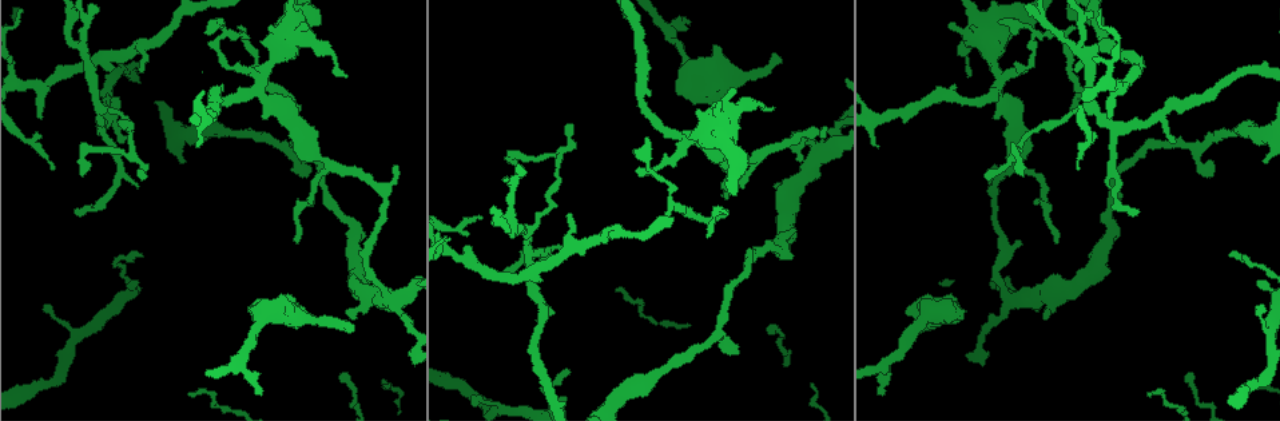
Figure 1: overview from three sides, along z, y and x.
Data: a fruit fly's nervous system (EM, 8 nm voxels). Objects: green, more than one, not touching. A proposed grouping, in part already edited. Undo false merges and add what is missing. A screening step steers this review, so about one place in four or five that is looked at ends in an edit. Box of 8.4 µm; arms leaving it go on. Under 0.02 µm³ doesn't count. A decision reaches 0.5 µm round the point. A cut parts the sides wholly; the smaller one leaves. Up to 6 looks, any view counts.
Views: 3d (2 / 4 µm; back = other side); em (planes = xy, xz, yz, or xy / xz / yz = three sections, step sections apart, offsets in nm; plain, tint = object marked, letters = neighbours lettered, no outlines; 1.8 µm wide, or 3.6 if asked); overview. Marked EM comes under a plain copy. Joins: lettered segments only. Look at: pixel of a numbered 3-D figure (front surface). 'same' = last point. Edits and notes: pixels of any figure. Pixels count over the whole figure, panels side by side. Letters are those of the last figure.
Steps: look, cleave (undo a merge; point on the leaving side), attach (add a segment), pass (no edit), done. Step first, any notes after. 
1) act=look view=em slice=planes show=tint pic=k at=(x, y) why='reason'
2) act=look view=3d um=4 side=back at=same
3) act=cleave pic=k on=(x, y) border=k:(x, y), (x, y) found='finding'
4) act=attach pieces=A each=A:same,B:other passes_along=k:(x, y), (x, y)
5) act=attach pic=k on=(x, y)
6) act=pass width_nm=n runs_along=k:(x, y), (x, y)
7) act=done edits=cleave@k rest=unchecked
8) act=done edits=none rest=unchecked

act=look view=em slice=planes show=letters pic=1 at=(390, 296) why='abrupt turn'

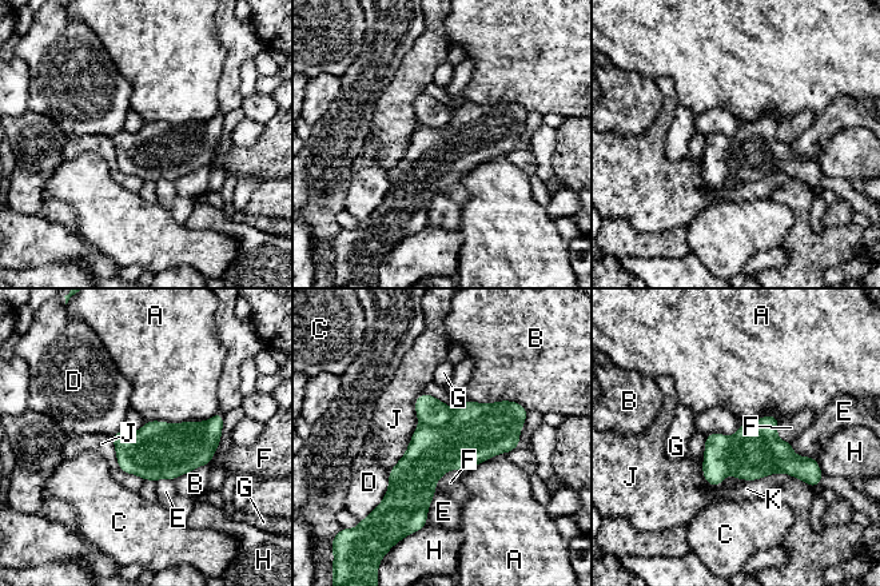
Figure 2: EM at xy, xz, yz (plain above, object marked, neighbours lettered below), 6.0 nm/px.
act=cleave pic=2 on=(477, 431) each=A:other,B:other,C:other,D:other,E:other,F:other,G:other,H:other,J:other,K:other part_leaving=2:(520, 418), (441, 449), (389, 497) found='a second neuron is stuck on'

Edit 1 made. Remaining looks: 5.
act=look view=overview why='see it whole again'

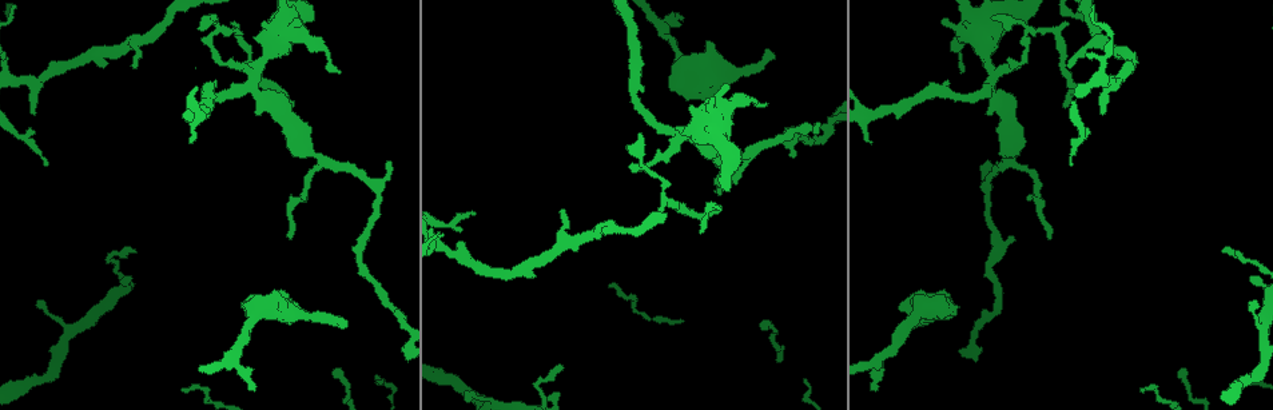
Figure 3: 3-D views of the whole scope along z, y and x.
act=look view=em slice=planes show=letters pic=3 at=(340, 320) why='tapers out'

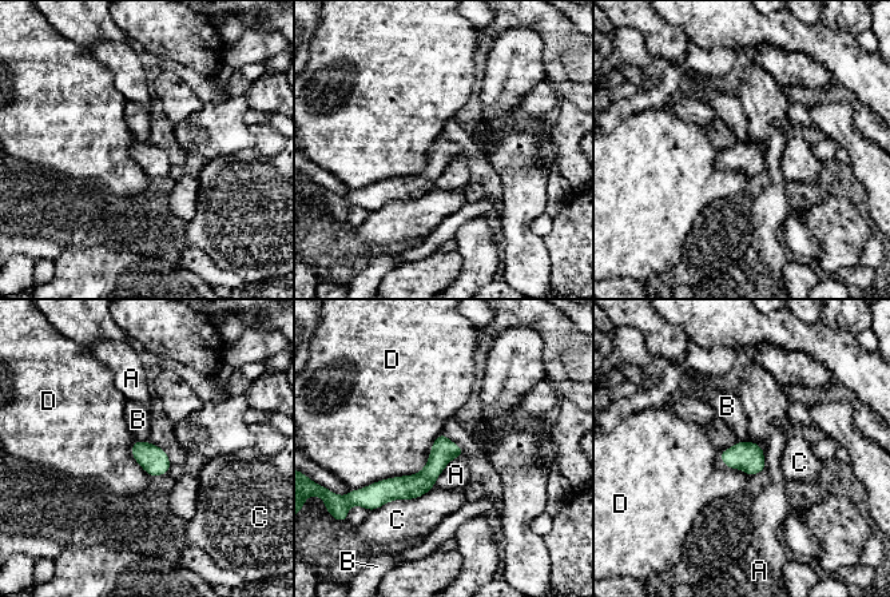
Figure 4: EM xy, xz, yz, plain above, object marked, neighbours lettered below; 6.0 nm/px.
act=pass each=A:other,B:other,C:other,D:other border=4:(463, 456), (447, 465), (433, 486) found='no lettered segment goes on from it'

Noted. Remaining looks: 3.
act=done edits=cleave@2 rest=unchecked

